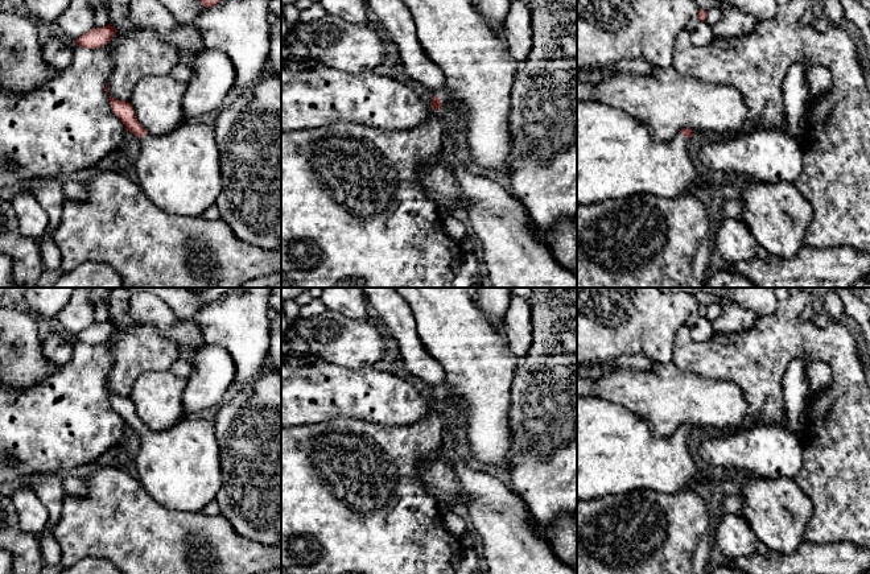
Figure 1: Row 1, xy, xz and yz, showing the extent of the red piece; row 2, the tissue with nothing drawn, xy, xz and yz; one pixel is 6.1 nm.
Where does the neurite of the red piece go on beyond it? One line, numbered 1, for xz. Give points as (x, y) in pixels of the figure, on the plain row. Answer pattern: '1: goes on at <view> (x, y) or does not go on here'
1: goes on at xz (479, 366)

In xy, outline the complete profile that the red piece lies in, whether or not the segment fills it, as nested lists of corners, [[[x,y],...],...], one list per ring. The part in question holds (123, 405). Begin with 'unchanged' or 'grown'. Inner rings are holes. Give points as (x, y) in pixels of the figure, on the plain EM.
grown; [[[110,392],[112,408],[140,434],[133,474],[161,505],[201,512],[222,484],[220,451],[214,421],[182,416],[173,426],[153,431],[139,418],[129,397]]]

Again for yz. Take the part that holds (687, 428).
grown; [[[577,397],[577,499],[651,490],[676,494],[702,480],[719,494],[719,475],[702,475],[689,454],[690,424],[681,424],[671,435],[657,437],[650,424],[622,405],[598,397]]]

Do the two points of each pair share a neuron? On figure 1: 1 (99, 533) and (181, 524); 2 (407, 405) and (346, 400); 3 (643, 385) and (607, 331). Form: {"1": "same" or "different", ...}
{"1": "same", "2": "same", "3": "different"}

